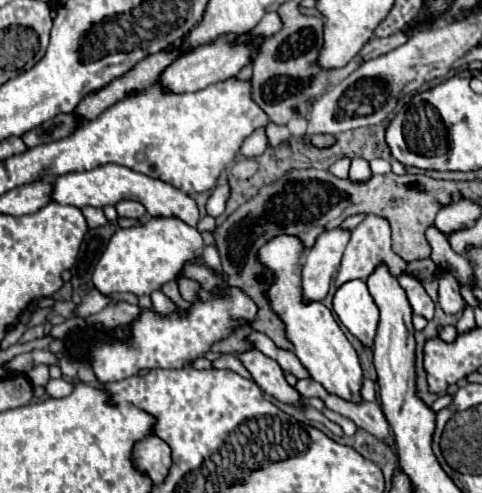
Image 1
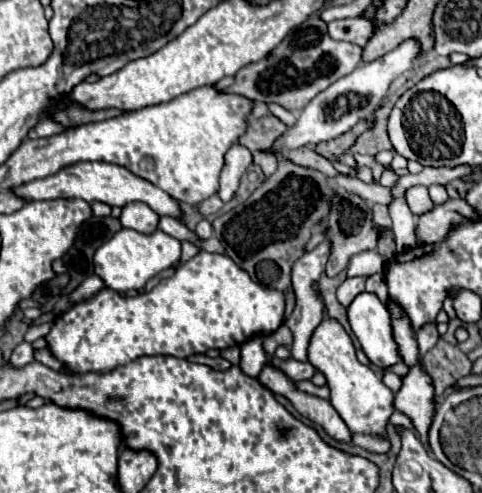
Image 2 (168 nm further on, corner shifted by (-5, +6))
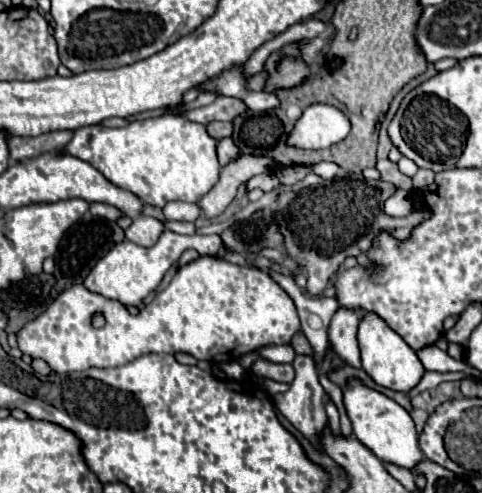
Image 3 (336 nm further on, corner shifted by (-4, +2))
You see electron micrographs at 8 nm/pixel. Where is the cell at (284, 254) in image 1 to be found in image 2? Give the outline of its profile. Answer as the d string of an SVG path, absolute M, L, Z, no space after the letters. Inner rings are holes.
M325 318L315 332L311 334L307 360L327 378L327 386L331 390L331 404L347 424L351 432L361 434L385 434L387 418L391 416L393 408L393 392L379 380L379 376L365 364L357 360L355 346L343 326L333 320Z

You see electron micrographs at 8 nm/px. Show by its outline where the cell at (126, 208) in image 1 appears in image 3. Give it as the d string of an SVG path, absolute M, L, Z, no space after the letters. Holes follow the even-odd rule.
M138 216L132 222L132 226L126 230L126 238L138 246L150 248L158 242L162 232L164 232L164 226L160 220L150 218L150 216Z

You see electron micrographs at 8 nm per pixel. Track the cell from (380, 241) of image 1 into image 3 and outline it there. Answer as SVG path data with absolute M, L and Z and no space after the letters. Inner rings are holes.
M340 308L336 310L328 328L328 340L334 354L354 368L360 368L360 350L356 340L360 316L362 312L346 312L344 308Z

